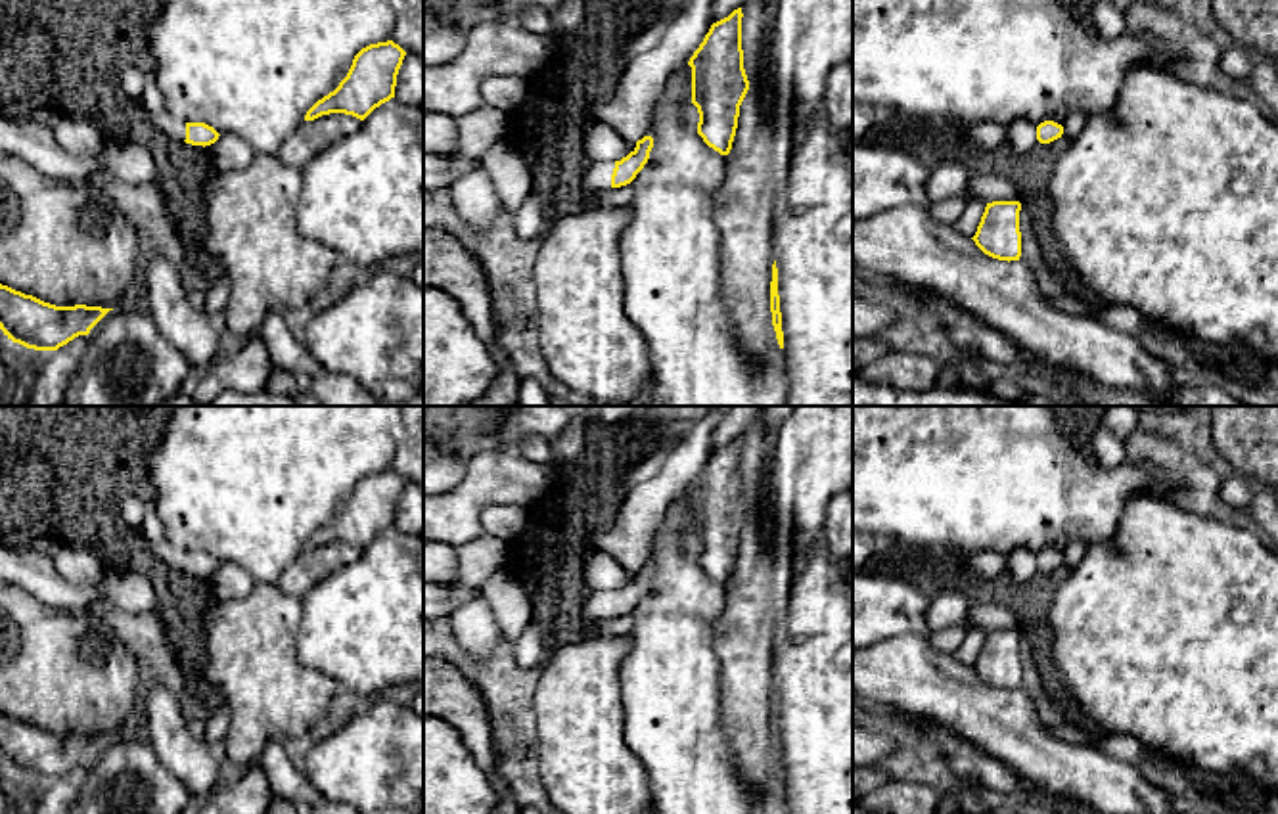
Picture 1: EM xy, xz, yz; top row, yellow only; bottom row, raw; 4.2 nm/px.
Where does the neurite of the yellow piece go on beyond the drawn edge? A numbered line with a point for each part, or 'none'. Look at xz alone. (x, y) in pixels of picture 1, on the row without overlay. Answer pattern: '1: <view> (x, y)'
1: xz (579, 610)

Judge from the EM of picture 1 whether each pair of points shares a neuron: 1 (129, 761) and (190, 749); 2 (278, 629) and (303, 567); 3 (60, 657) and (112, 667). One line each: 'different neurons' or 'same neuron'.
1: different neurons
2: different neurons
3: same neuron

